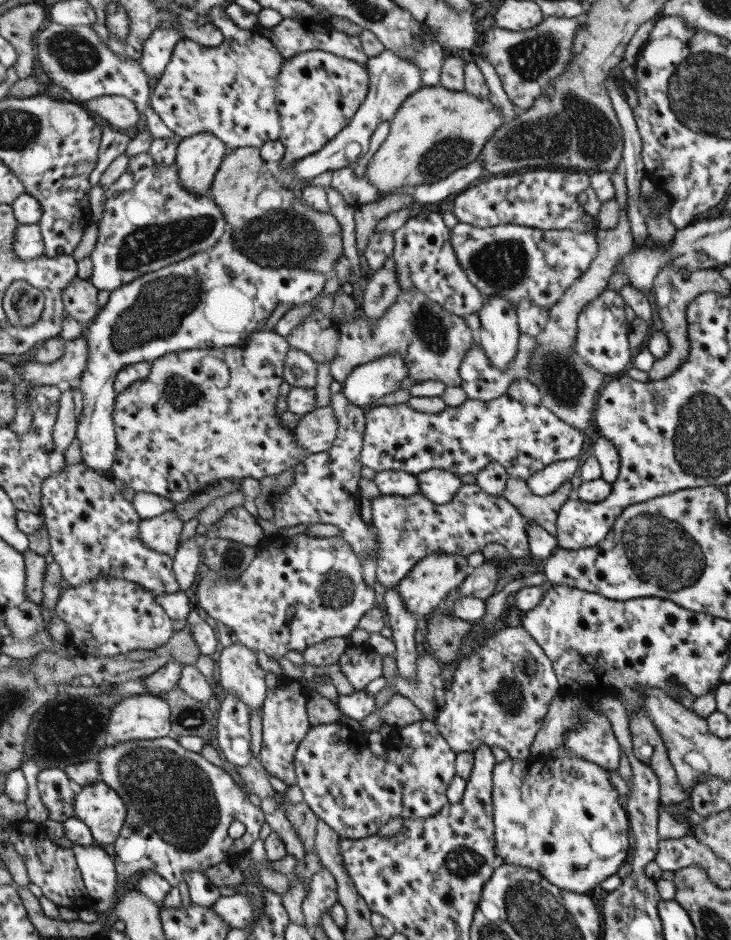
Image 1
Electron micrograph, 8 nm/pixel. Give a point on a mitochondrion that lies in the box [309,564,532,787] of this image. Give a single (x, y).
(336, 591)

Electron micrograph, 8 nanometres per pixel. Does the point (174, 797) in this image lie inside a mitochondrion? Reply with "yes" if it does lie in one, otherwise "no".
yes

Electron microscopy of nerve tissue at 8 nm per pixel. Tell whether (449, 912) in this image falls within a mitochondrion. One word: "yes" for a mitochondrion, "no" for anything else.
no

